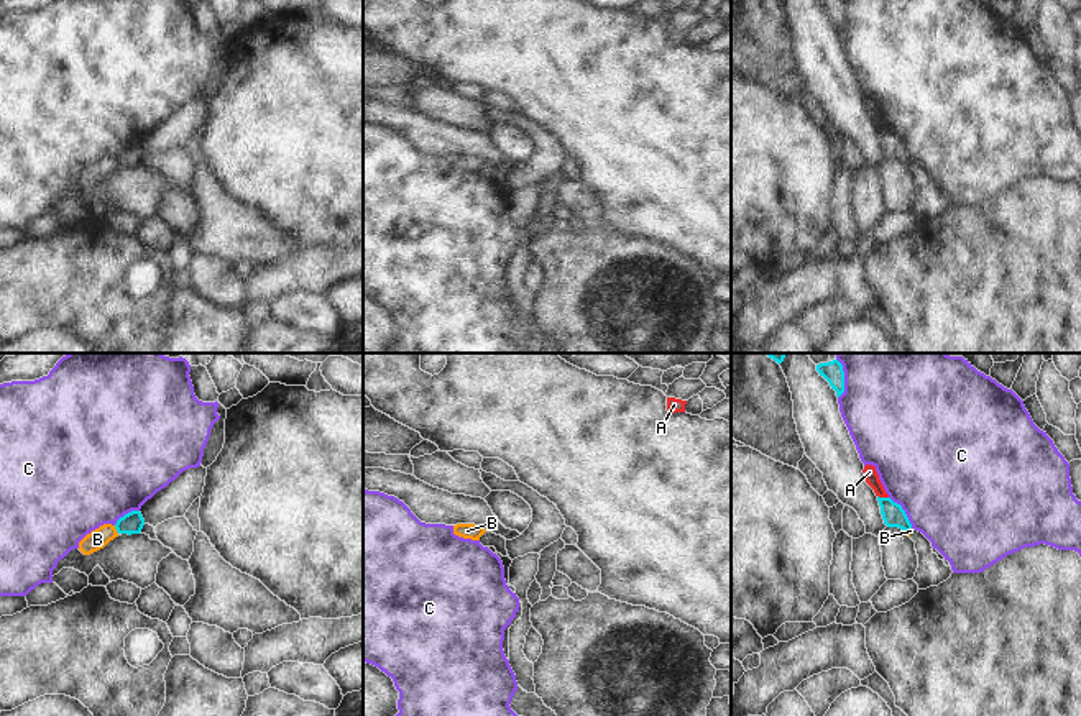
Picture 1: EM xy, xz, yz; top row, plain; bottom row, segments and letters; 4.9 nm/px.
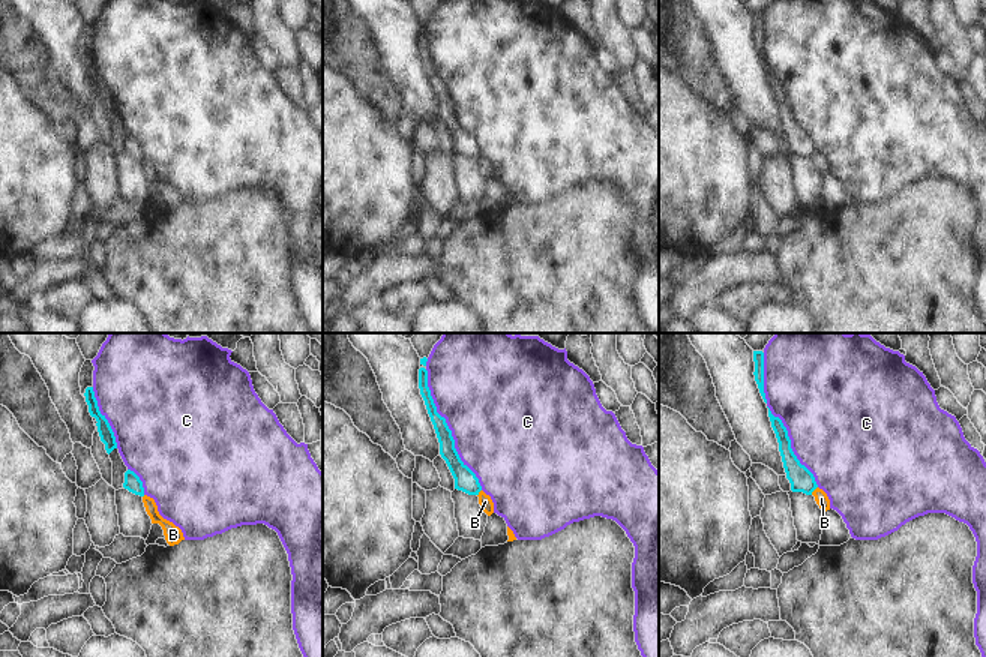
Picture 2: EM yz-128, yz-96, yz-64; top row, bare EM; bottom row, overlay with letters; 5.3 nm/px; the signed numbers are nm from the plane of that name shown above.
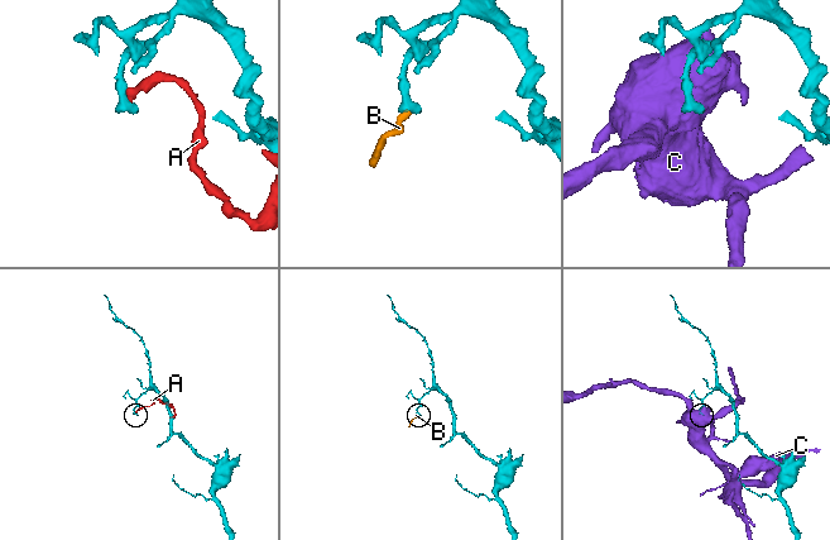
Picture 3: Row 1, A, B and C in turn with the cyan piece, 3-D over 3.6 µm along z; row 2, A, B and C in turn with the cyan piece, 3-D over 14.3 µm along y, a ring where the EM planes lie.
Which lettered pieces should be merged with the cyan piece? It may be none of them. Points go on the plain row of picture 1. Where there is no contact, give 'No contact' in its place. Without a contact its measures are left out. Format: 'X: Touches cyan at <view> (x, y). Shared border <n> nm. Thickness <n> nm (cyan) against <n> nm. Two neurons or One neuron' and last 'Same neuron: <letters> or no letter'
A: Touches cyan at yz (883, 130). Shared border 60 nm. Thickness 110 nm (cyan) against 70 nm. Two neurons
B: Touches cyan at xy (115, 160). Shared border 50 nm. Thickness 110 nm (cyan) against 100 nm. Two neurons
C: Touches cyan at yz (904, 143). Shared border 200 nm. Thickness 110 nm (cyan) against 500 nm. Two neurons
Same neuron: no letter.

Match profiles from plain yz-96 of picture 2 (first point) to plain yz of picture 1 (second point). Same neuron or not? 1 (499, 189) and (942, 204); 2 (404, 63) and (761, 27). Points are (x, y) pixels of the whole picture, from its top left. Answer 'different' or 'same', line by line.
1: same
2: different

